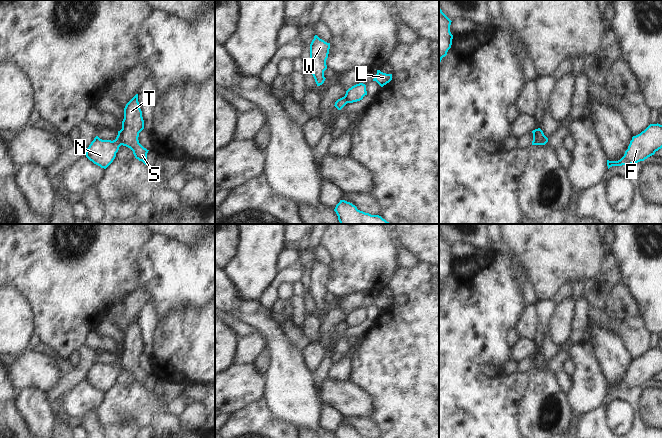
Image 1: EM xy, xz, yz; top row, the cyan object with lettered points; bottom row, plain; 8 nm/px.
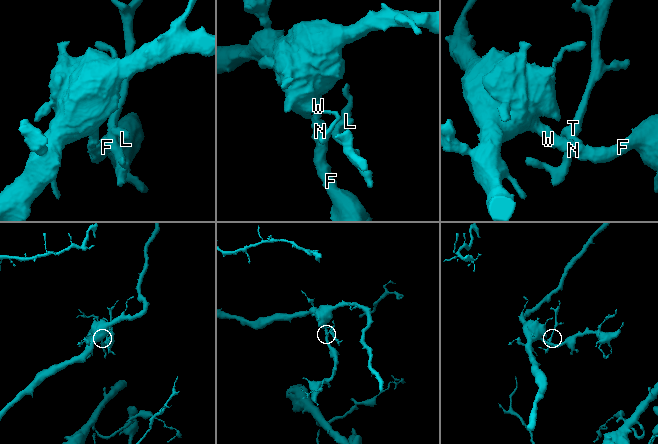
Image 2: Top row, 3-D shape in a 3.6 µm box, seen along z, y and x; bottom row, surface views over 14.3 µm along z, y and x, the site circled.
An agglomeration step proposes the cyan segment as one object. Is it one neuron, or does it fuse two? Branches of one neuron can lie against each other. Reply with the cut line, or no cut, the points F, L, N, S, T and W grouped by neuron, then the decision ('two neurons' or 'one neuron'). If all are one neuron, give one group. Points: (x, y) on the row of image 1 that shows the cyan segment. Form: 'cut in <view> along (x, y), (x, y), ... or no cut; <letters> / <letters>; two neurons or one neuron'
cut in yz along (539, 128), (538, 141), (535, 144); F N W / L S T; two neurons

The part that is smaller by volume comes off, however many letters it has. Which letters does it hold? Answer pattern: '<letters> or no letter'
L, S, T

